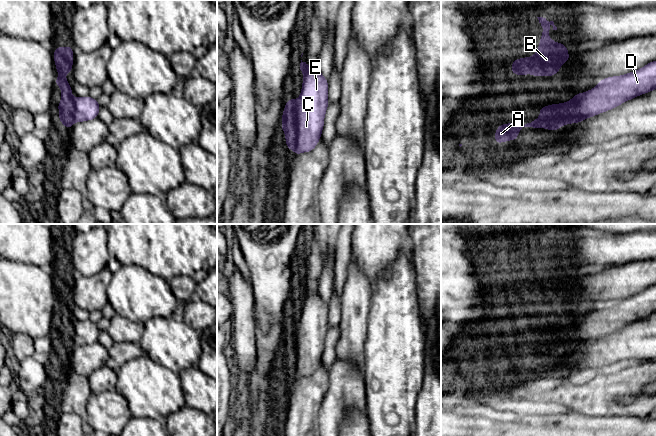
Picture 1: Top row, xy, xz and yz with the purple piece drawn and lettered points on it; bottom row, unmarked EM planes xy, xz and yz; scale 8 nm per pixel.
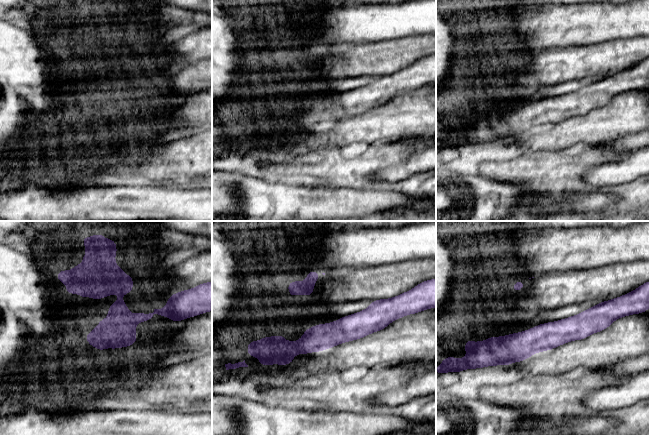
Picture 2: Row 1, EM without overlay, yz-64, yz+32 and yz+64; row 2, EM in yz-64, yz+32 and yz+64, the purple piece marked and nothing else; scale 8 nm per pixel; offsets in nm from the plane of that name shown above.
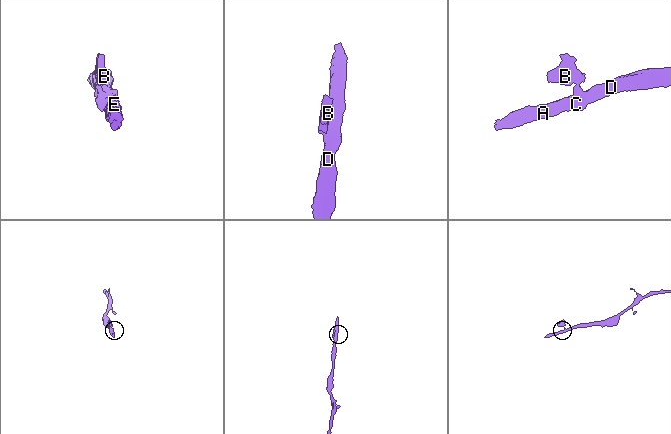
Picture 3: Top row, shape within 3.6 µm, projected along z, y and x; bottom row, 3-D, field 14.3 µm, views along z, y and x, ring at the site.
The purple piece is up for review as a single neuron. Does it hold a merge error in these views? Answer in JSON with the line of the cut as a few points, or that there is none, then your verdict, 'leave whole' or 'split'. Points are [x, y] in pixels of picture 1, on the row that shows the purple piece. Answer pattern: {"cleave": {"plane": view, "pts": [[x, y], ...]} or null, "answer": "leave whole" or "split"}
{"cleave": {"plane": "yz", "pts": [[571, 113], [567, 117], [543, 119], [541, 126]]}, "answer": "split"}

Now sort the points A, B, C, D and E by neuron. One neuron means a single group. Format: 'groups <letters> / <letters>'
groups A C D E / B

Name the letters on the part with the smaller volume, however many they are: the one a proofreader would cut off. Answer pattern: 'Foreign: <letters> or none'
Foreign: B

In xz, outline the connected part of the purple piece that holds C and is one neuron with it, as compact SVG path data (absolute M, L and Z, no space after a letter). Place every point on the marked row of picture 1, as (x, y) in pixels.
M301 60L302 90L296 99L297 141L292 148L295 155L311 152L319 143L324 127L328 102L328 80L319 67L313 69Z

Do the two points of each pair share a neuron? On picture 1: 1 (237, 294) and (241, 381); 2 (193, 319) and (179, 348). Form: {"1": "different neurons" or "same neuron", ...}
{"1": "same neuron", "2": "different neurons"}

